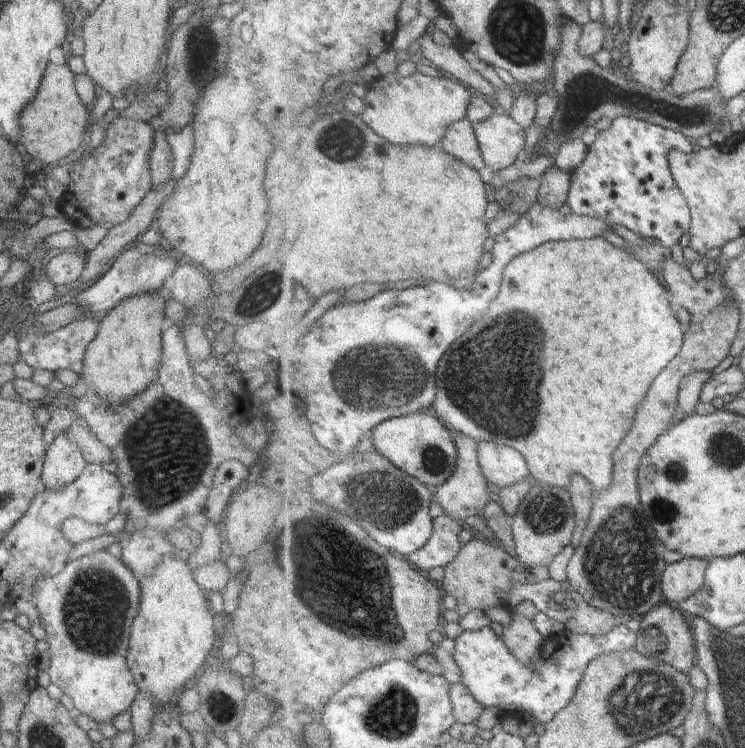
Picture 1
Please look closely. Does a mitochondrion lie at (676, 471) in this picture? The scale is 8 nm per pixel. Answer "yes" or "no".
yes

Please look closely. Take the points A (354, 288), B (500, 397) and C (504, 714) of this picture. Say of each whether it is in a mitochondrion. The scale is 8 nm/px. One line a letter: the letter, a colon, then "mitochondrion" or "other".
A: other
B: mitochondrion
C: other

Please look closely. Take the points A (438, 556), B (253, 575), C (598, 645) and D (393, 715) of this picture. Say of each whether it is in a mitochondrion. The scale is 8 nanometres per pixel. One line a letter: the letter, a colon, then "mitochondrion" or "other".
A: other
B: other
C: other
D: mitochondrion

